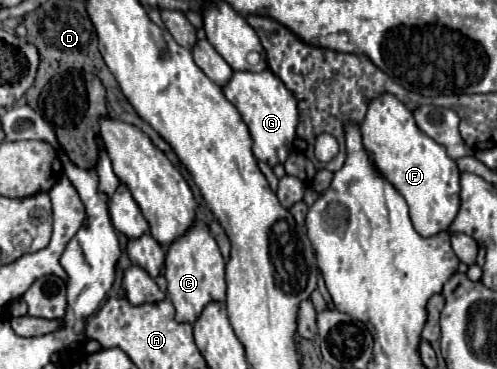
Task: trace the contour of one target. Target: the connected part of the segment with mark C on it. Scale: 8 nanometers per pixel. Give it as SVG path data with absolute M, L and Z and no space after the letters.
M197 221L181 239L169 245L165 259L165 277L167 295L175 305L175 319L179 323L193 325L209 303L225 301L225 259L221 257L215 239L209 235L207 225Z

